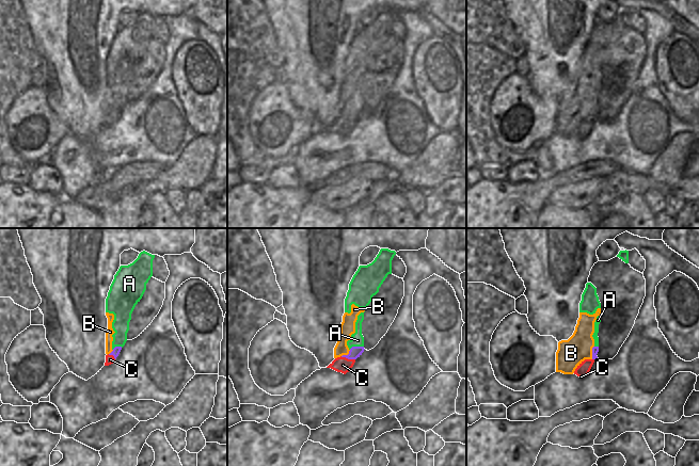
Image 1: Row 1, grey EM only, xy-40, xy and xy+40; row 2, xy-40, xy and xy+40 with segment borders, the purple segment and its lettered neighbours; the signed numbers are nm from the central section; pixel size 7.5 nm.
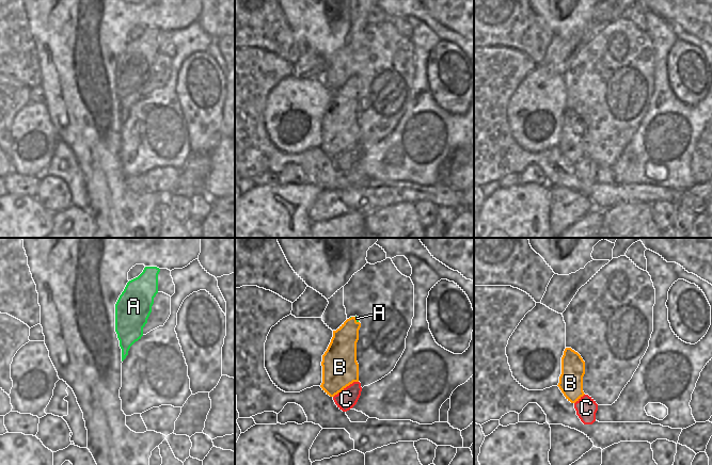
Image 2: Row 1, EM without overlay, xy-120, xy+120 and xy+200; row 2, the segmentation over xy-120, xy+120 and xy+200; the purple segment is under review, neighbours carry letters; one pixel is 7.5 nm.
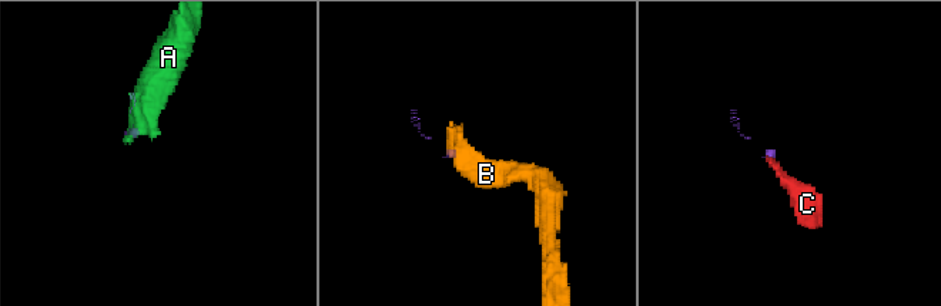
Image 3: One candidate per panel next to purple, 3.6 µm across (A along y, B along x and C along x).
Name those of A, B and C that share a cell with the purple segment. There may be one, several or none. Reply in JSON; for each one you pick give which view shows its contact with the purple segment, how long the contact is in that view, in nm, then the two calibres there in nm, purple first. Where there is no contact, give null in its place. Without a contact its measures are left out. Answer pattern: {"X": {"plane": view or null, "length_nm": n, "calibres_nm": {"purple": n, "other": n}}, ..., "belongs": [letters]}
{"C": {"plane": "xy", "length_nm": 110, "calibres_nm": {"purple": 90, "other": 120}}, "belongs": ["C"]}

